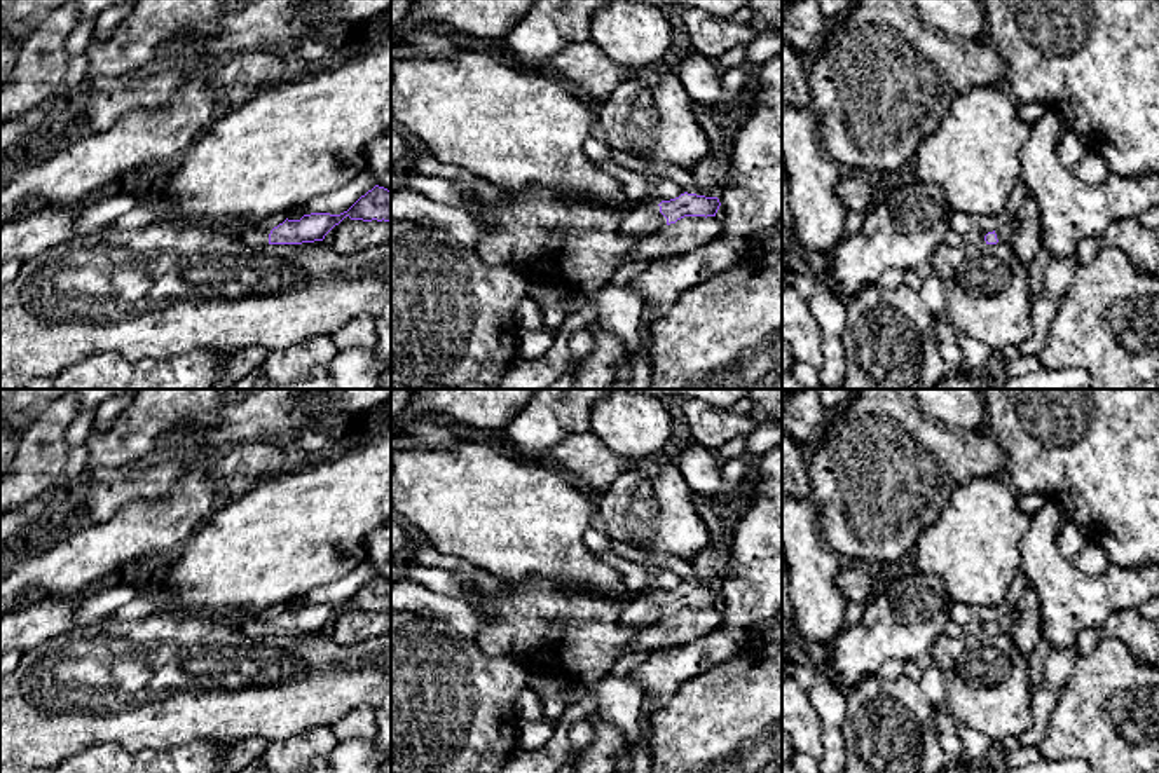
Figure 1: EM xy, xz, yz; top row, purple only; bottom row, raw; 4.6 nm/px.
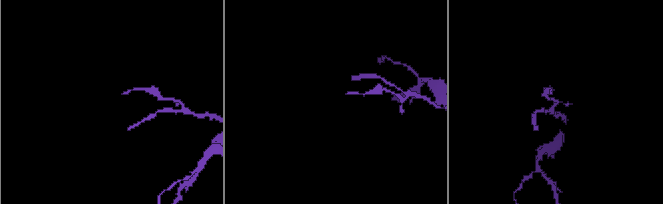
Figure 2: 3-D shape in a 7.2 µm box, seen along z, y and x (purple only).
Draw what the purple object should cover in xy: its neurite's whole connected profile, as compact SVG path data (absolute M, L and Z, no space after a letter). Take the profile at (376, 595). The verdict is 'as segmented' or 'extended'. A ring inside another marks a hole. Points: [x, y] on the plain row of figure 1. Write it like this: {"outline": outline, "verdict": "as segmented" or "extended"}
{"outline": "M375 576L340 605L311 604L304 605L300 611L286 609L272 621L264 621L258 616L248 614L236 618L234 625L246 639L314 633L323 632L346 607L363 612L391 612L391 581Z", "verdict": "extended"}

